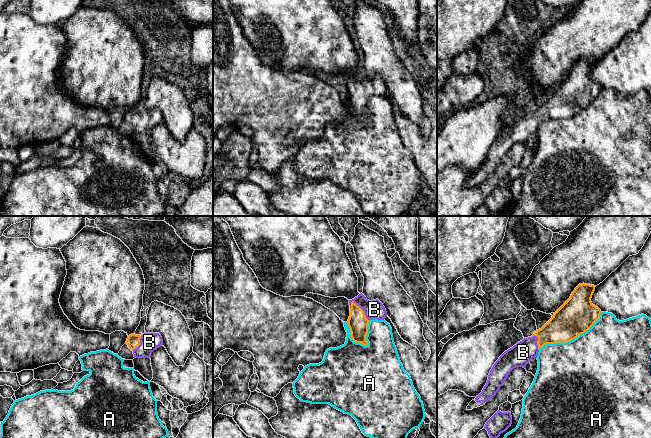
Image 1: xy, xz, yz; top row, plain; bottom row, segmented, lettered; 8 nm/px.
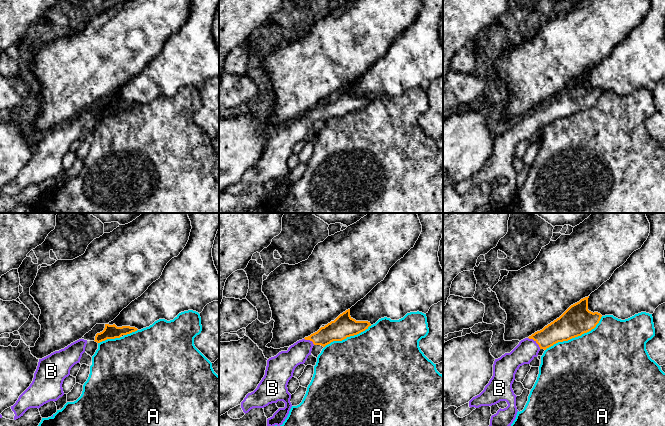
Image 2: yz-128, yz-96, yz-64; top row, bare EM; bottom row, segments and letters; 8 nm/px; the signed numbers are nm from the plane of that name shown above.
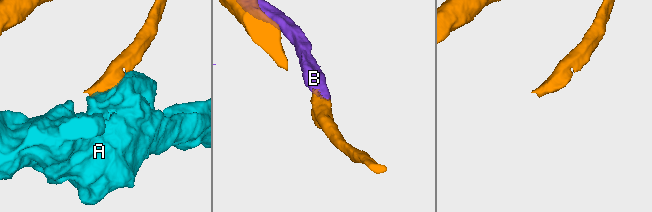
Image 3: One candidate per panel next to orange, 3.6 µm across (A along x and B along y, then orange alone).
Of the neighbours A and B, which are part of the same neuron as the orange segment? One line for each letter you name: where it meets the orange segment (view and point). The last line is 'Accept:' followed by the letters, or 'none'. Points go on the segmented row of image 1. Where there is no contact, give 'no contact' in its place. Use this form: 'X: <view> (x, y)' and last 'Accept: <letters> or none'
B: xz (362, 310)
Accept: B

